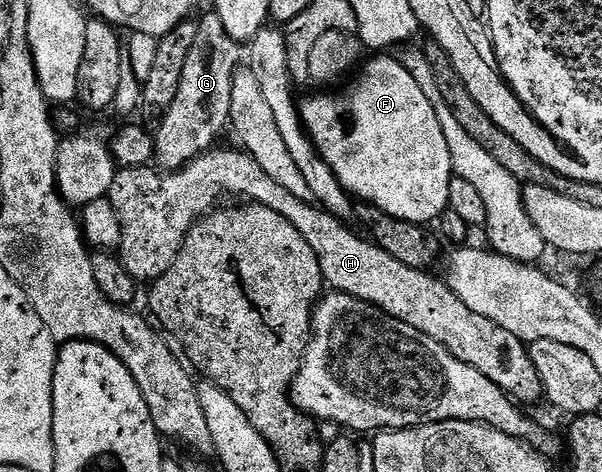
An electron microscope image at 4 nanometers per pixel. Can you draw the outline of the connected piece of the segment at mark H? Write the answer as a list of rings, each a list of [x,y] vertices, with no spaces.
[[[213,148],[206,154],[199,154],[193,162],[186,164],[181,170],[171,172],[161,172],[151,165],[117,169],[114,182],[108,189],[107,200],[114,208],[122,234],[118,257],[123,262],[126,272],[136,279],[137,283],[151,284],[165,274],[174,264],[180,245],[183,244],[184,237],[188,235],[192,225],[205,214],[217,209],[223,203],[220,201],[229,194],[232,200],[247,200],[249,203],[270,208],[278,216],[286,216],[286,220],[290,220],[290,224],[294,224],[294,228],[302,232],[302,240],[306,240],[306,244],[310,244],[310,248],[314,250],[314,256],[320,261],[324,281],[333,291],[349,294],[358,300],[377,306],[387,317],[402,320],[410,324],[410,328],[418,328],[422,336],[438,340],[438,344],[442,344],[455,358],[462,360],[462,364],[478,368],[482,376],[494,380],[494,384],[498,384],[498,388],[502,388],[504,393],[517,403],[536,402],[544,398],[542,380],[538,380],[538,371],[534,369],[534,360],[530,360],[526,343],[518,336],[514,336],[514,332],[506,332],[506,328],[494,324],[494,320],[486,320],[486,316],[470,312],[470,308],[466,308],[466,304],[462,304],[462,300],[454,296],[454,292],[443,277],[435,278],[428,270],[415,270],[402,264],[402,260],[394,260],[390,252],[382,252],[382,248],[378,248],[375,242],[367,237],[359,238],[354,231],[344,227],[347,225],[341,219],[328,214],[319,205],[298,200],[298,196],[290,196],[290,192],[286,192],[282,184],[270,180],[270,176],[266,176],[266,172],[258,168],[258,160],[244,153],[243,149],[220,149]]]

